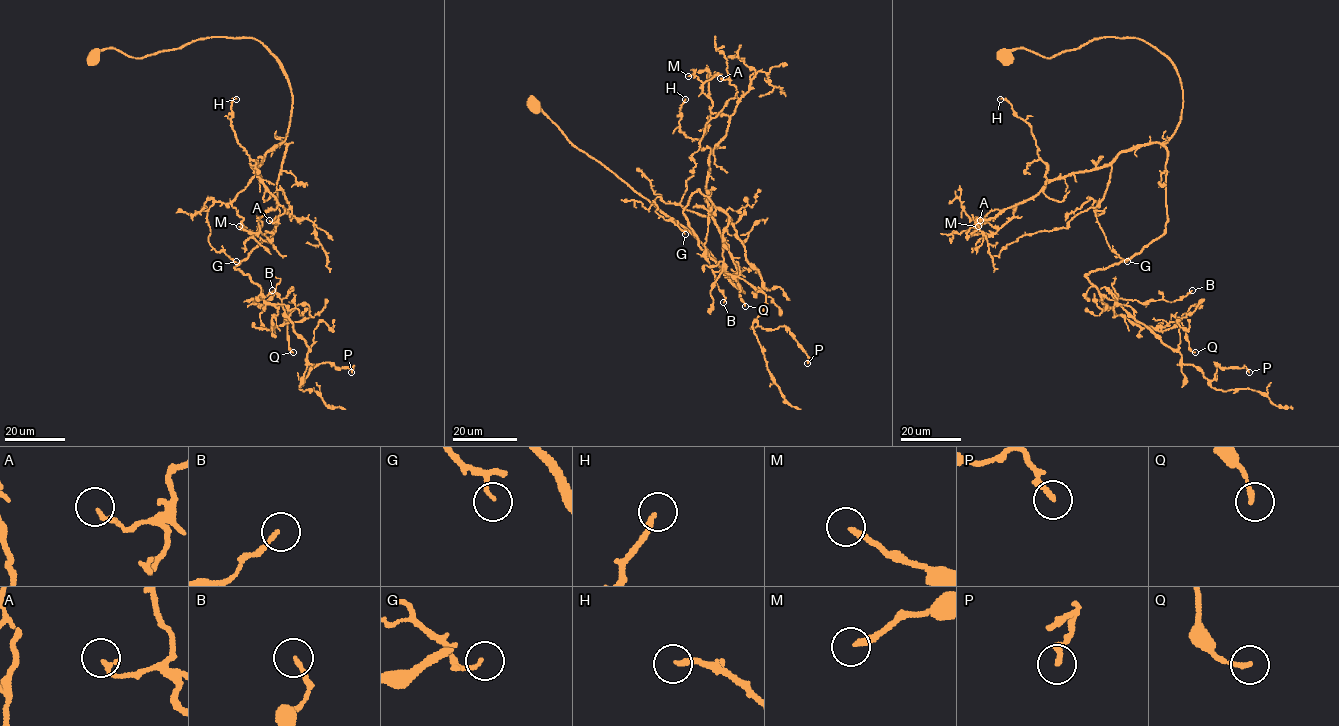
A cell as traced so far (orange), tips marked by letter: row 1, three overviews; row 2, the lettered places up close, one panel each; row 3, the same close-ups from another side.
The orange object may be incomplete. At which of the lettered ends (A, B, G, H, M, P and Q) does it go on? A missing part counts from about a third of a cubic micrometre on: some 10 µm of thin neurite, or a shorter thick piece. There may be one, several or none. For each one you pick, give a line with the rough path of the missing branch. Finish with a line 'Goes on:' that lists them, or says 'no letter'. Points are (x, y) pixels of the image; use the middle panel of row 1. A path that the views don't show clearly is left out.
Goes on: M

